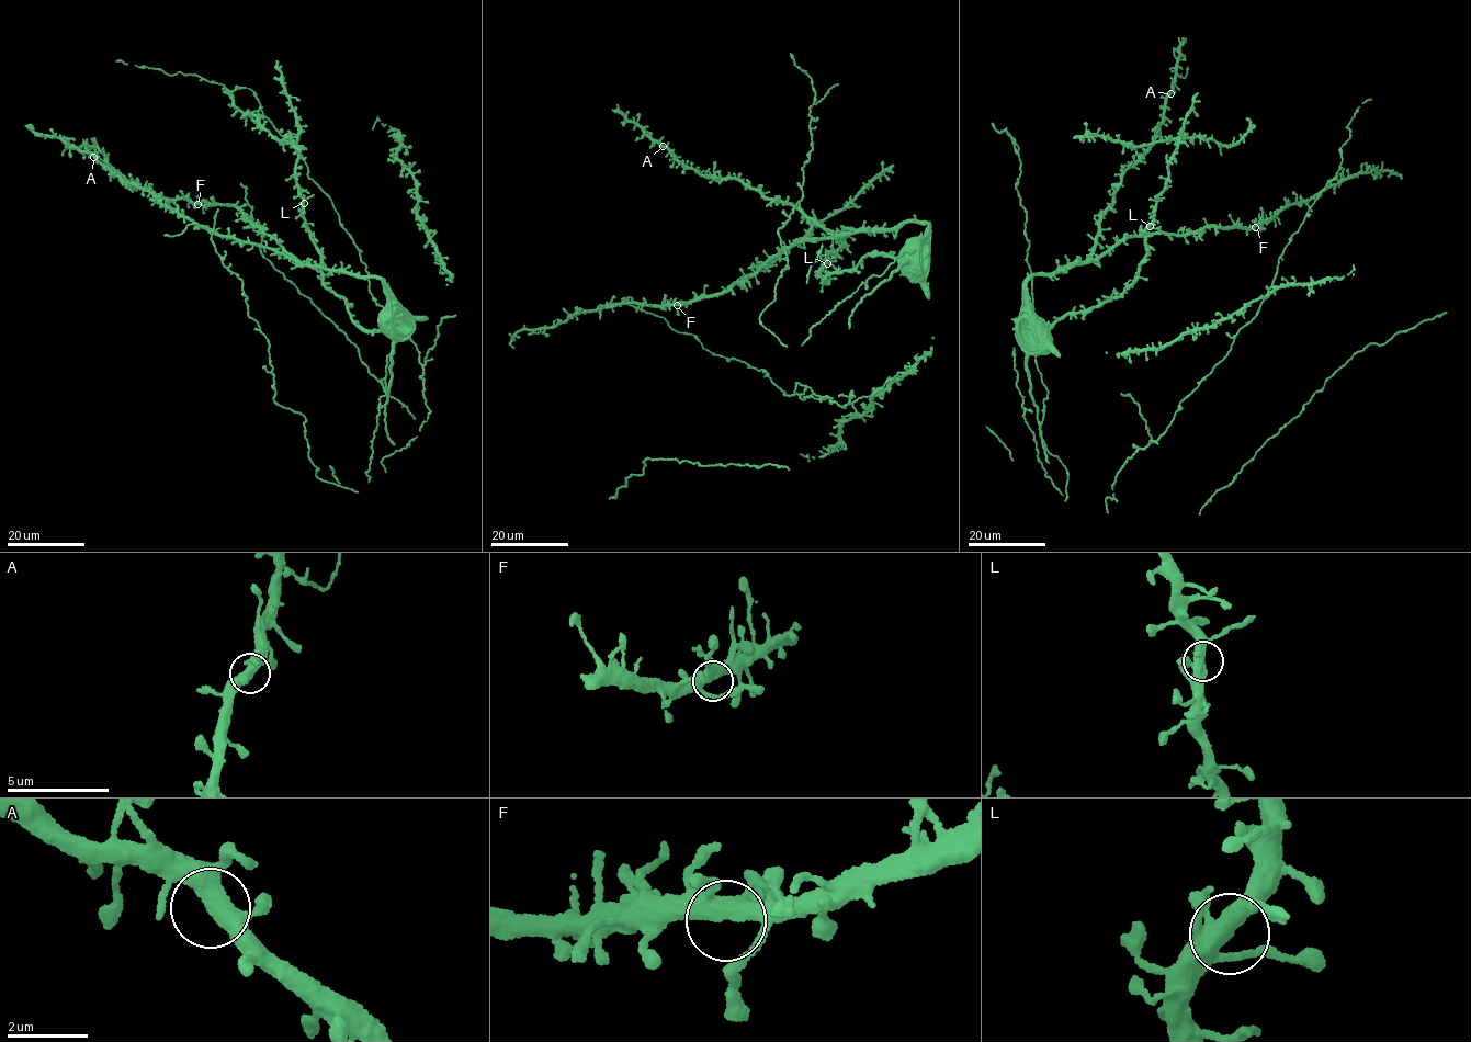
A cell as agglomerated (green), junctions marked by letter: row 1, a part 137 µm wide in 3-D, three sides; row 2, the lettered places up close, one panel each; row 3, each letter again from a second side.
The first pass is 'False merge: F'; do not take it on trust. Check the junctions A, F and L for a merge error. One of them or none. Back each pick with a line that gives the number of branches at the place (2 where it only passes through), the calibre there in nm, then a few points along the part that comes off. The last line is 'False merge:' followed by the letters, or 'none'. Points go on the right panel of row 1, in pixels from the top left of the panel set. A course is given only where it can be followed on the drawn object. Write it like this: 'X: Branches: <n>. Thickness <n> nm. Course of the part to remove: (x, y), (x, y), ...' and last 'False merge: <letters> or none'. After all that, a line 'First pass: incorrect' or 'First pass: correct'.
False merge: none
First pass: incorrect

